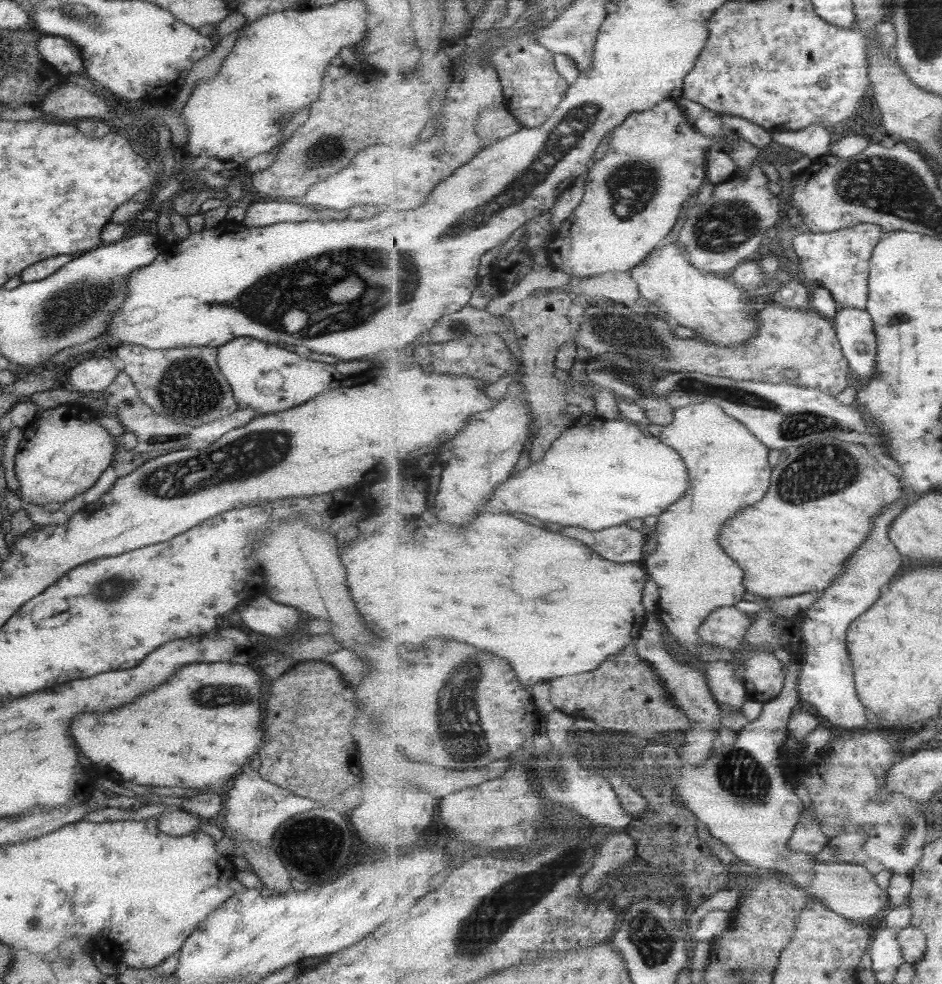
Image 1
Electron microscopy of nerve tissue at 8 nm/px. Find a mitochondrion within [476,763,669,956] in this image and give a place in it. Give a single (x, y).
(556, 780)

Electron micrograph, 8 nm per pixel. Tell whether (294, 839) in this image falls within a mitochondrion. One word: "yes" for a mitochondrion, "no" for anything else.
yes

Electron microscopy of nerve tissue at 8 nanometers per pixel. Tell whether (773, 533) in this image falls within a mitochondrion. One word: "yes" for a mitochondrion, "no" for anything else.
no

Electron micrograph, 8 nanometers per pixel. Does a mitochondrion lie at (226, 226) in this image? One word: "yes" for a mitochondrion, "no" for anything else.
no

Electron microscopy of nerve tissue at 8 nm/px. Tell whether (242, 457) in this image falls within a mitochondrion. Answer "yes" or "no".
yes

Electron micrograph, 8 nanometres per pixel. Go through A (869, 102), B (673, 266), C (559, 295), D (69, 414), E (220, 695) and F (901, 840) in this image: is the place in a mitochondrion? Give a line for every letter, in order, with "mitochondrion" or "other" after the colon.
A: other
B: other
C: other
D: other
E: mitochondrion
F: mitochondrion

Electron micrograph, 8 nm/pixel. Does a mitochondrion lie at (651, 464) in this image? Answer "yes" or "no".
no

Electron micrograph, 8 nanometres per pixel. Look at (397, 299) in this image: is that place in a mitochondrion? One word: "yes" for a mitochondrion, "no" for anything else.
yes

